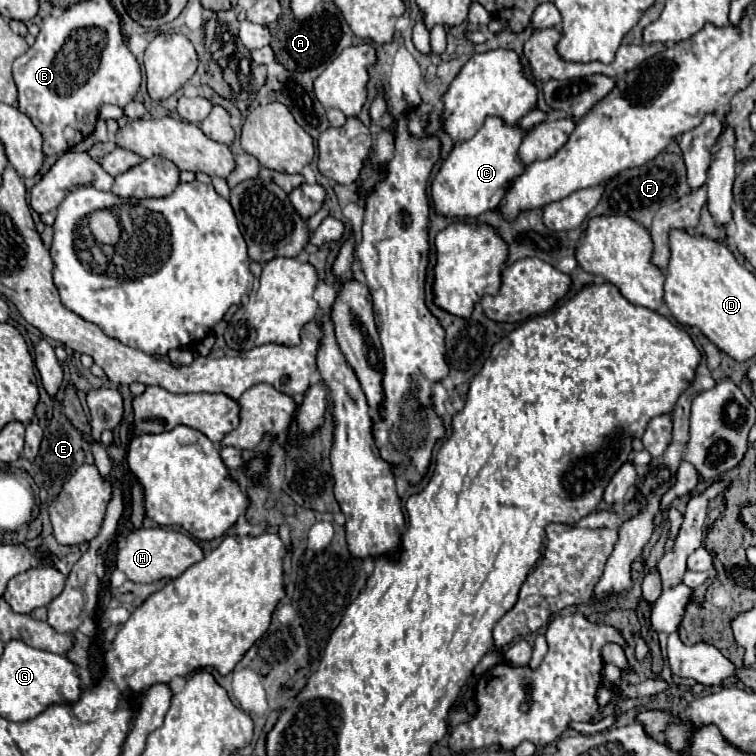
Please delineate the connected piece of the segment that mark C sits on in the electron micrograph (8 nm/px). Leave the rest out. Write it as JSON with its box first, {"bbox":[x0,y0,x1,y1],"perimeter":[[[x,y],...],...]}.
{"bbox":[431,117,523,219],"perimeter":[[[487,117],[487,121],[469,141],[457,143],[431,183],[431,201],[435,213],[449,219],[475,219],[485,211],[497,209],[509,181],[515,181],[515,177],[523,173],[523,165],[517,157],[523,135],[523,129],[515,125],[503,125],[499,117]]]}

